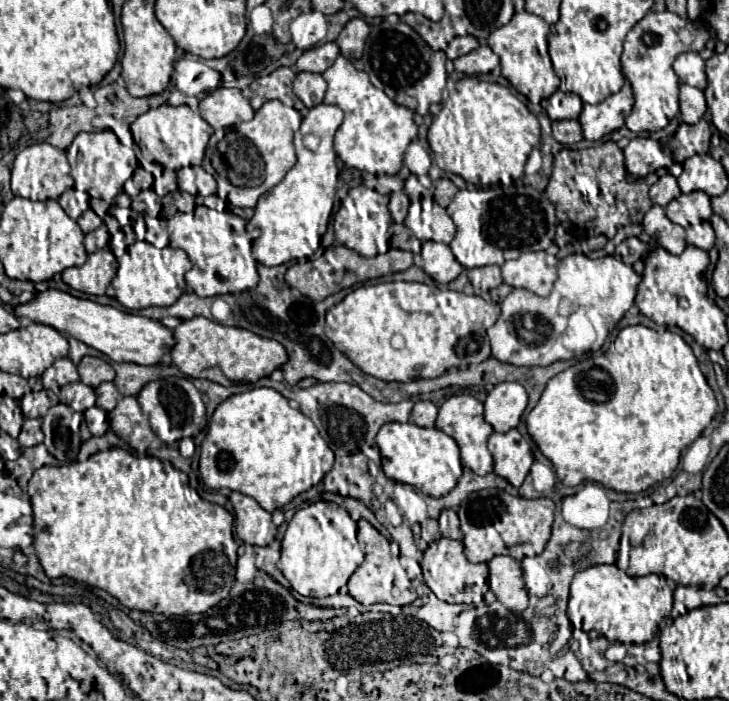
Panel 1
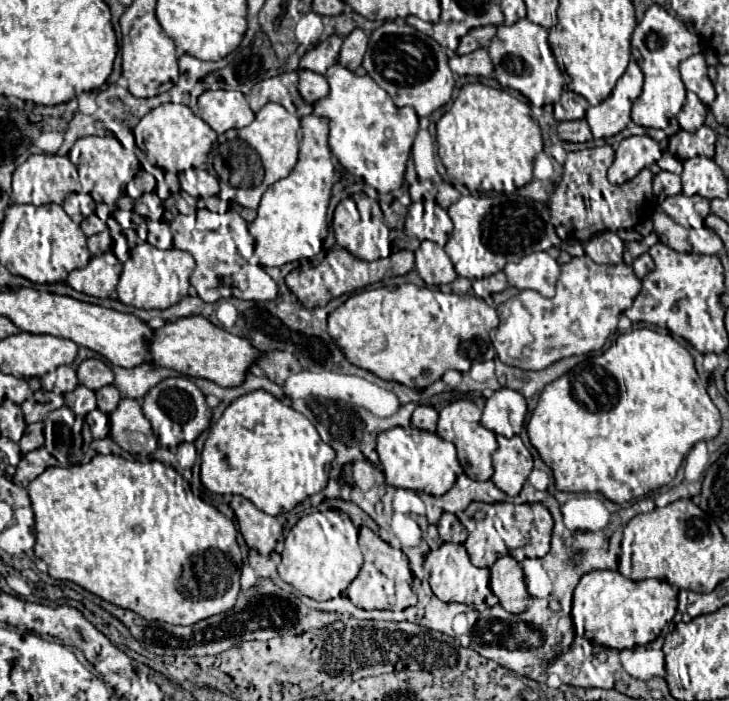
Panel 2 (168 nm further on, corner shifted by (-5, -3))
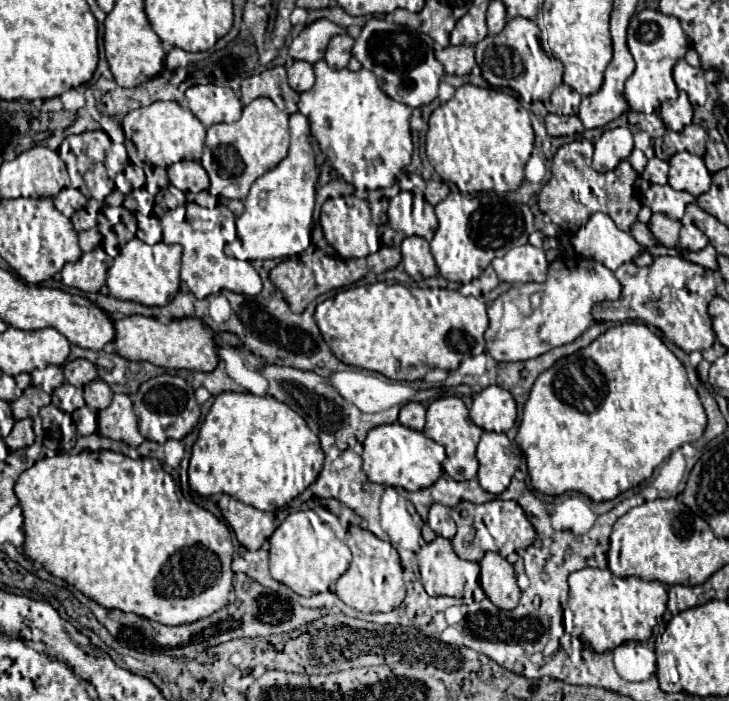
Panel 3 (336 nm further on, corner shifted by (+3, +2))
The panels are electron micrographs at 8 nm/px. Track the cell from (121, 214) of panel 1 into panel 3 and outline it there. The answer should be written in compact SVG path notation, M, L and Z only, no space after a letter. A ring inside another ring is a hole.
M123 206L104 207L103 213L106 216L106 218L110 221L112 226L118 223L127 223L133 218L133 214Z

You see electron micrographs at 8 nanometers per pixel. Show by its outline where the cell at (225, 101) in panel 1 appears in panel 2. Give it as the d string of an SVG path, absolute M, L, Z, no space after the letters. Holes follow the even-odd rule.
M223 89L205 91L199 97L199 115L219 135L225 133L227 129L247 127L255 119L255 113L251 111L241 91Z

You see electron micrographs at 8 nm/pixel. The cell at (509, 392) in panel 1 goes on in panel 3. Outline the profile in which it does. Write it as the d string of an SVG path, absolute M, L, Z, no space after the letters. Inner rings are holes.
M489 386L475 394L469 416L483 430L507 432L515 424L517 404L505 388Z

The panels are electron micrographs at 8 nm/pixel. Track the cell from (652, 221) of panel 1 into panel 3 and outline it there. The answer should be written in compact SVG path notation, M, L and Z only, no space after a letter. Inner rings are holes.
M653 214L647 226L653 232L653 236L659 240L659 244L663 244L667 248L679 246L679 230L681 230L679 220L671 220L665 214Z

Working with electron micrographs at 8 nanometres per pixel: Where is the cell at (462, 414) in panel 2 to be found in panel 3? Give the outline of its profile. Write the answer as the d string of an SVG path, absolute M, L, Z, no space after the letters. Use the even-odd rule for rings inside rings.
M447 396L447 398L439 398L439 400L431 402L431 406L427 408L427 424L423 428L423 434L427 438L431 438L431 440L445 446L447 460L445 460L443 468L451 478L471 480L471 478L477 476L479 462L475 458L475 448L479 444L479 438L481 438L483 430L471 422L469 410L467 410L467 406L465 406L465 402L461 398Z

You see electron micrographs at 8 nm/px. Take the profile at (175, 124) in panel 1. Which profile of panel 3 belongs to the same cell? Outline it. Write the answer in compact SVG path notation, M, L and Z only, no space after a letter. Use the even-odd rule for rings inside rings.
M153 102L151 106L137 108L123 118L122 128L125 130L125 136L129 138L124 141L129 160L133 165L144 170L145 188L152 195L156 195L170 185L165 169L167 166L181 160L201 158L205 132L207 132L207 128L187 108L183 108L177 102Z

